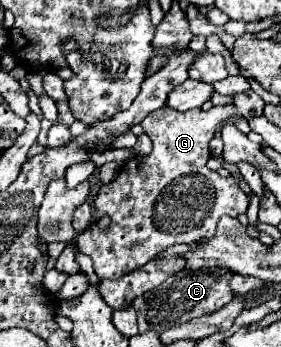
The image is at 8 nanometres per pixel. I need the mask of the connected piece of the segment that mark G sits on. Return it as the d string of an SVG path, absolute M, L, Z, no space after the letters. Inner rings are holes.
M161 107L143 119L141 127L153 141L153 151L147 157L135 157L135 163L125 163L113 183L101 185L93 203L93 223L75 237L75 247L93 259L99 279L119 279L143 267L171 245L211 239L223 215L237 217L247 213L249 195L237 181L223 179L205 167L209 159L207 145L217 127L231 117L231 109L213 107L209 111L193 109L179 113ZM105 215L111 223L107 229L99 229L97 219Z

